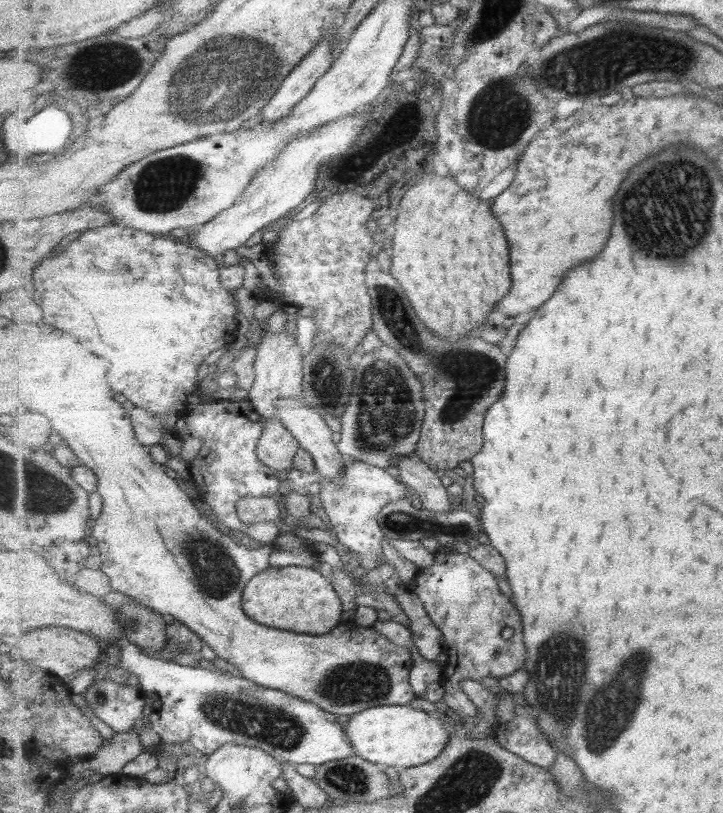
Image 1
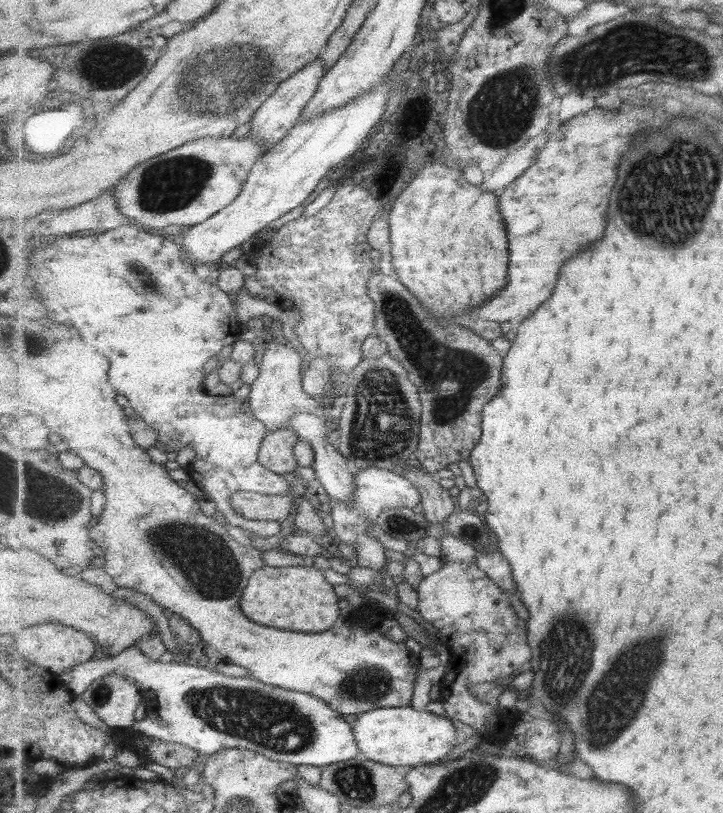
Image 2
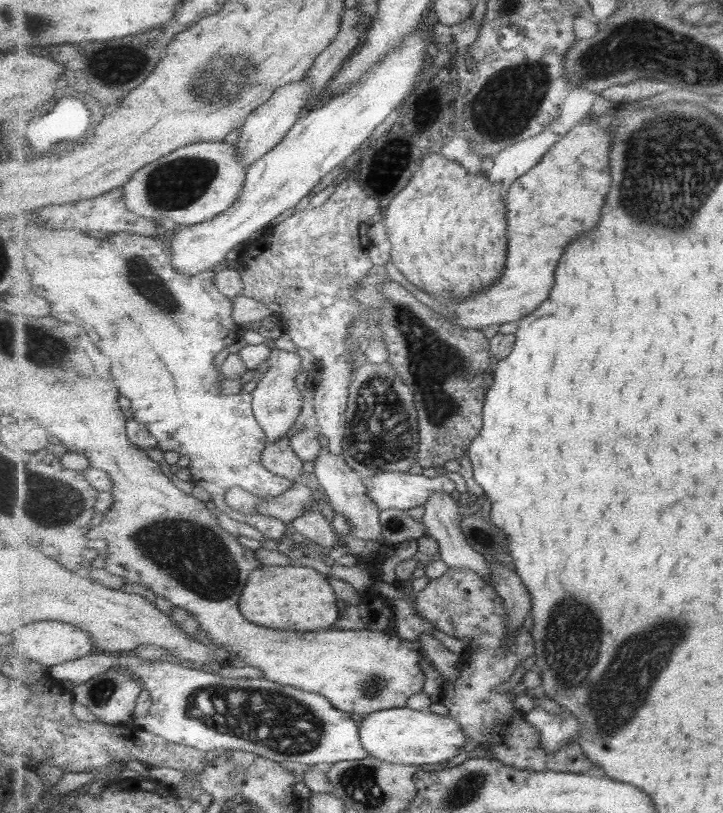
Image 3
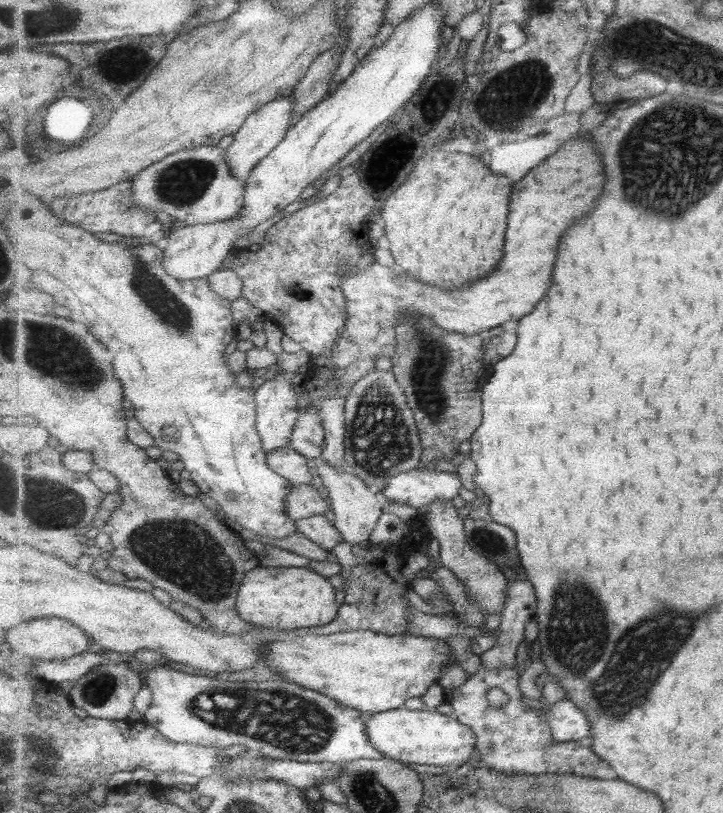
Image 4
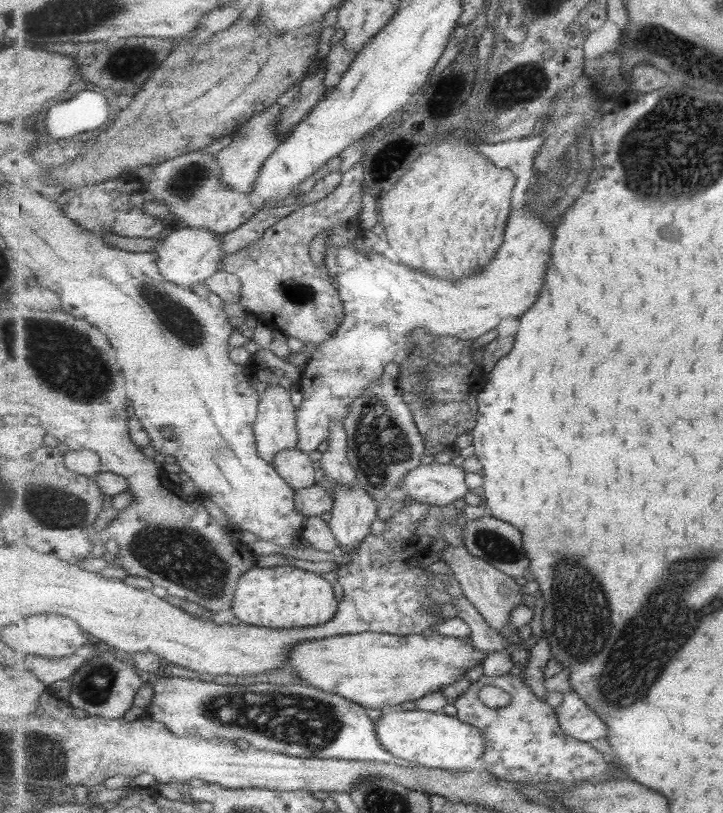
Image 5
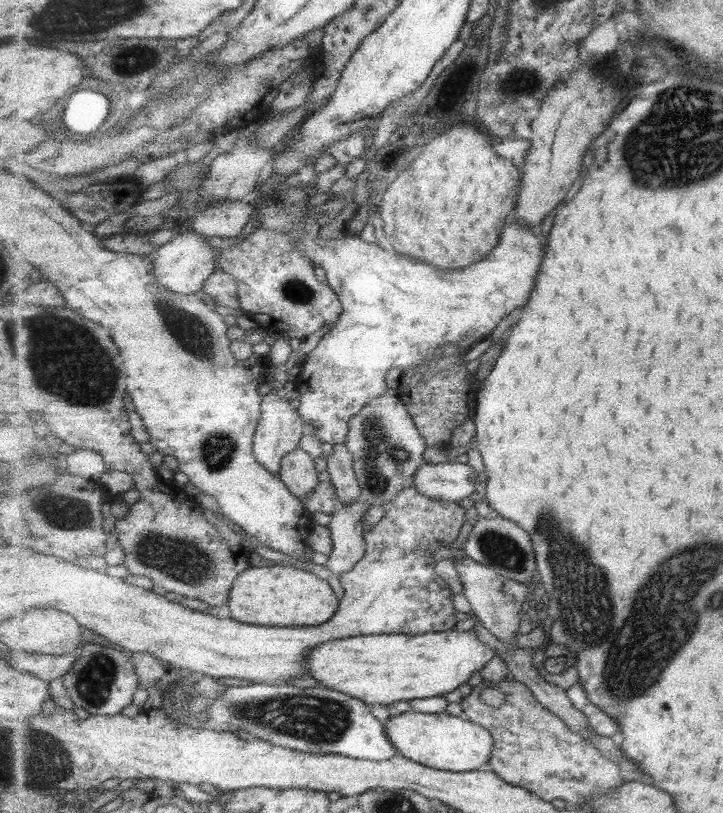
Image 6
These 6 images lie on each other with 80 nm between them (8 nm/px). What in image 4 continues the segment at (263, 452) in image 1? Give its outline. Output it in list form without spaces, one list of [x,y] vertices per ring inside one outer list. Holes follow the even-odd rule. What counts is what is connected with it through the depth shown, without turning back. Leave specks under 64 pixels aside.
[[[291,445],[276,448],[268,452],[267,457],[269,466],[294,485],[311,485],[316,472],[308,465],[308,458]]]

